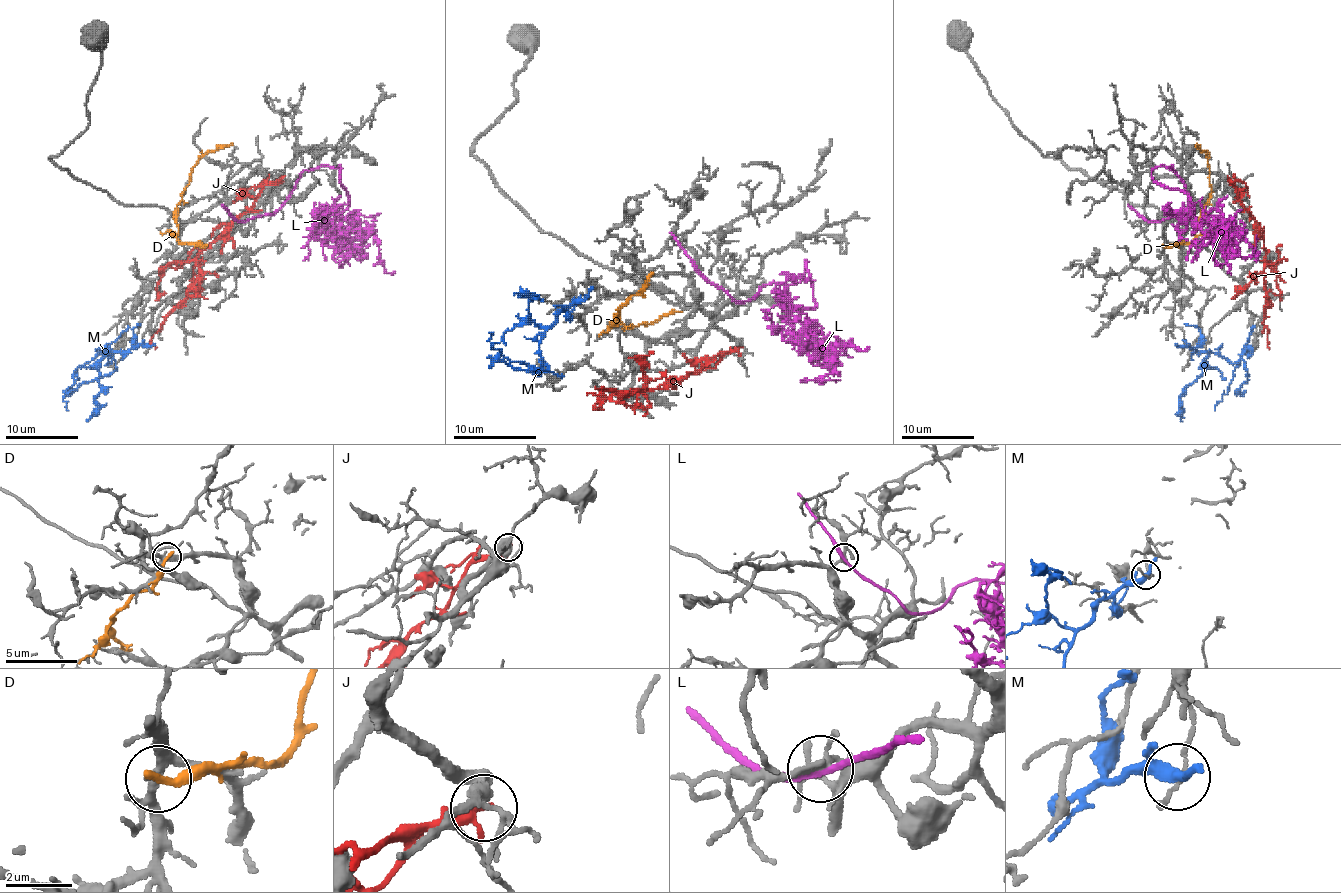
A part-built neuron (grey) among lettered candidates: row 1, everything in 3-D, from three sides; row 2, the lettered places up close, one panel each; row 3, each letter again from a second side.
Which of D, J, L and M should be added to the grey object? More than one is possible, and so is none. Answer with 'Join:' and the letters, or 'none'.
Join: none

